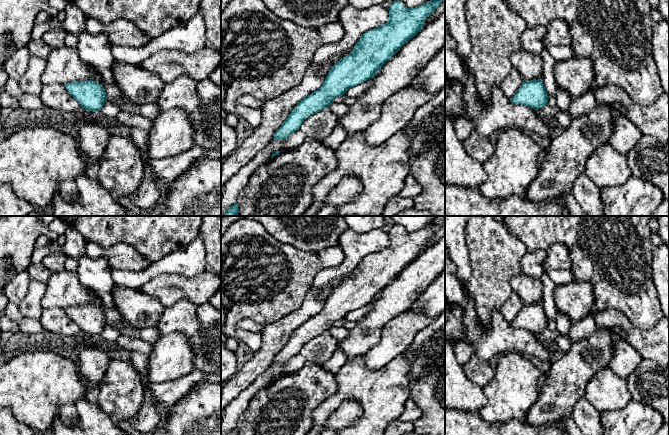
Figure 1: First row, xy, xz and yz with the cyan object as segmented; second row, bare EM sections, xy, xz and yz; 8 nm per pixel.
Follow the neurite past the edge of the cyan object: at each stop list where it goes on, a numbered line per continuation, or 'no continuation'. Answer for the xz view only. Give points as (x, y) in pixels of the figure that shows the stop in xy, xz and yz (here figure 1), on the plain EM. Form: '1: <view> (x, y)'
no continuation

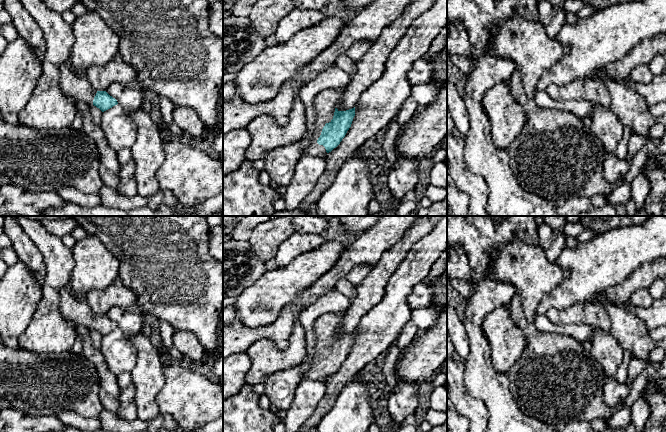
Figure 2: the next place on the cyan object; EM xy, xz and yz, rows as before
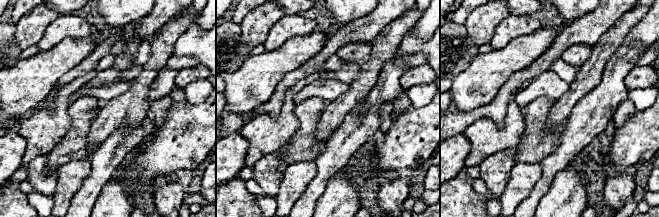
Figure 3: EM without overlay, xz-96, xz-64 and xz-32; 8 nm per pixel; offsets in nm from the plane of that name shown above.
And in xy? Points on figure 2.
1: xy (97, 302)

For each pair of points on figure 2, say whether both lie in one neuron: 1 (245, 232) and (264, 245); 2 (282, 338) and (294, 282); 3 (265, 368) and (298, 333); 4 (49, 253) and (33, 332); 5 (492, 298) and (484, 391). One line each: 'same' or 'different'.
1: different
2: different
3: same
4: same
5: same

